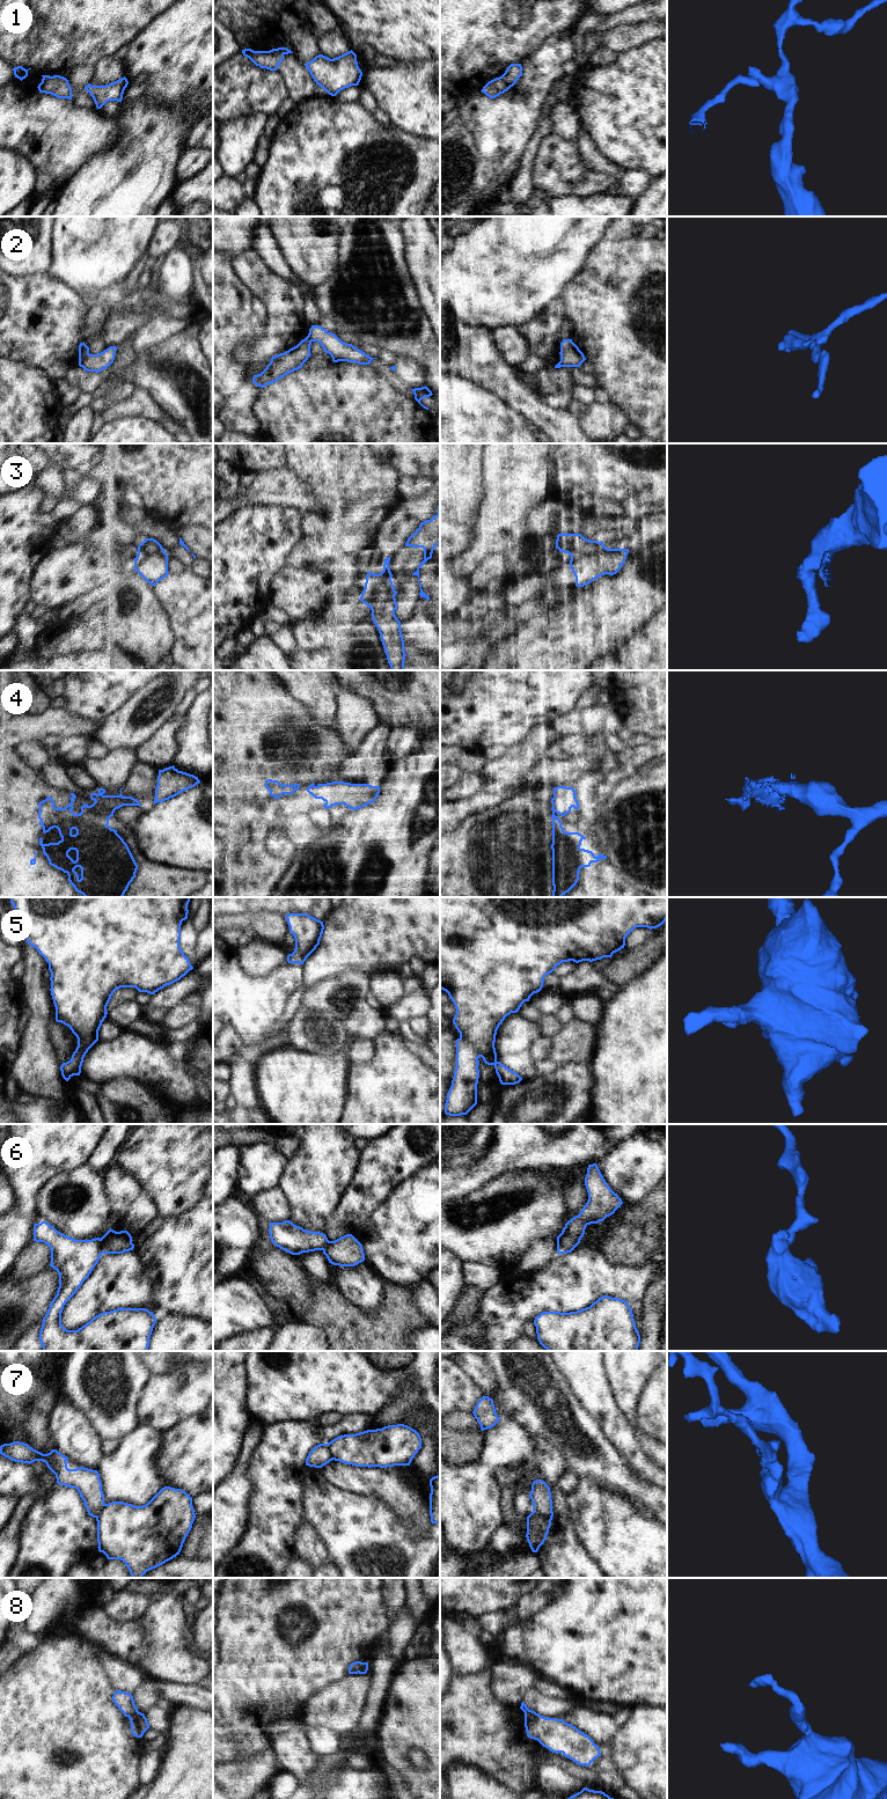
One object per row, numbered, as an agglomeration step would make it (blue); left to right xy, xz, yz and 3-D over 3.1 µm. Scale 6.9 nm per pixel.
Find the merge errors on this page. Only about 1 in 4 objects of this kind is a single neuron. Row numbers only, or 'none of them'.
1, 2, 3, 4, 6, 7, 8.

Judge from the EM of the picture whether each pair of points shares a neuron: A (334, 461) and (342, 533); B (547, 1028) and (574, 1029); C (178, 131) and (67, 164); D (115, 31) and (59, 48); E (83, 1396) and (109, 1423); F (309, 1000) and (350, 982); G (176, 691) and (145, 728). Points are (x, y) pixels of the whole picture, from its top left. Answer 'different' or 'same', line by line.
A: different
B: different
C: different
D: same
E: same
F: same
G: same

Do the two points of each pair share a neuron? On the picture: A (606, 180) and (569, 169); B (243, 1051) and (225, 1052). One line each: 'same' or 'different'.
A: same
B: different

